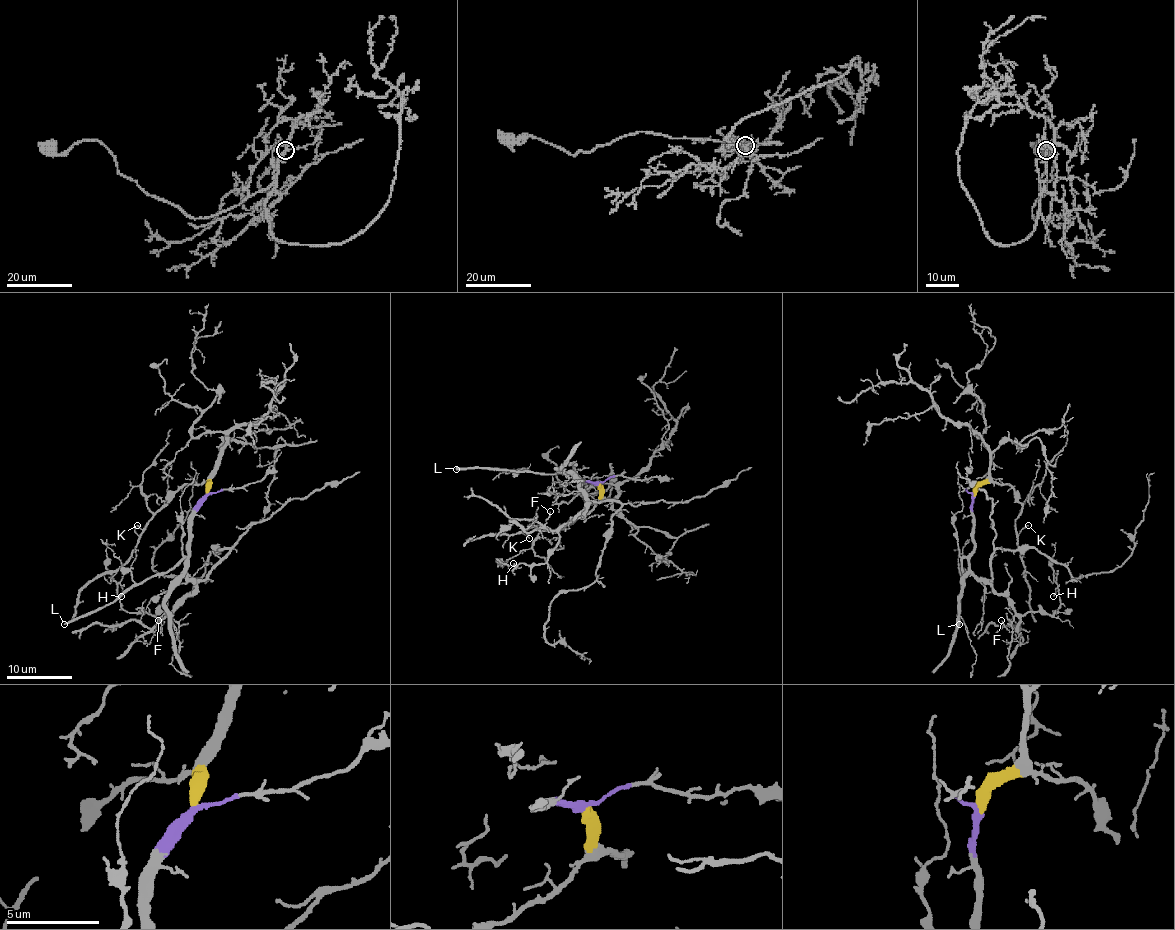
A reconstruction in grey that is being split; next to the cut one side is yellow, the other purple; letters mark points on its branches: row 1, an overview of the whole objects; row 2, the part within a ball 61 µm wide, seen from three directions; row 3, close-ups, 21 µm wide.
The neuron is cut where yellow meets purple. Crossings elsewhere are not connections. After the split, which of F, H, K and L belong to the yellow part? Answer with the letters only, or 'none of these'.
K

